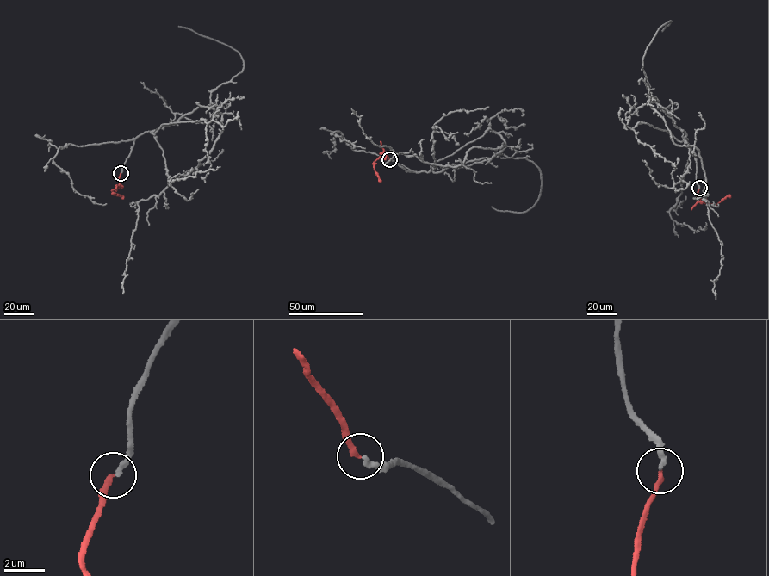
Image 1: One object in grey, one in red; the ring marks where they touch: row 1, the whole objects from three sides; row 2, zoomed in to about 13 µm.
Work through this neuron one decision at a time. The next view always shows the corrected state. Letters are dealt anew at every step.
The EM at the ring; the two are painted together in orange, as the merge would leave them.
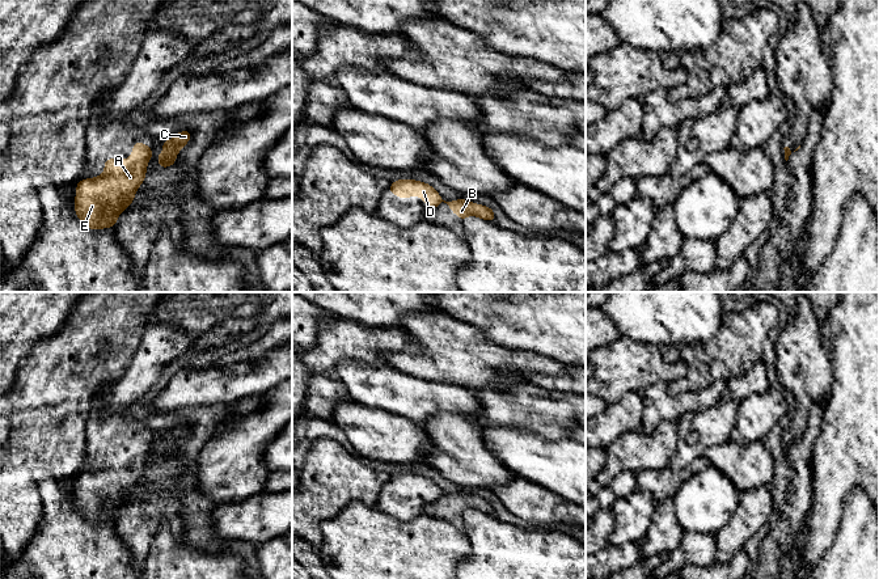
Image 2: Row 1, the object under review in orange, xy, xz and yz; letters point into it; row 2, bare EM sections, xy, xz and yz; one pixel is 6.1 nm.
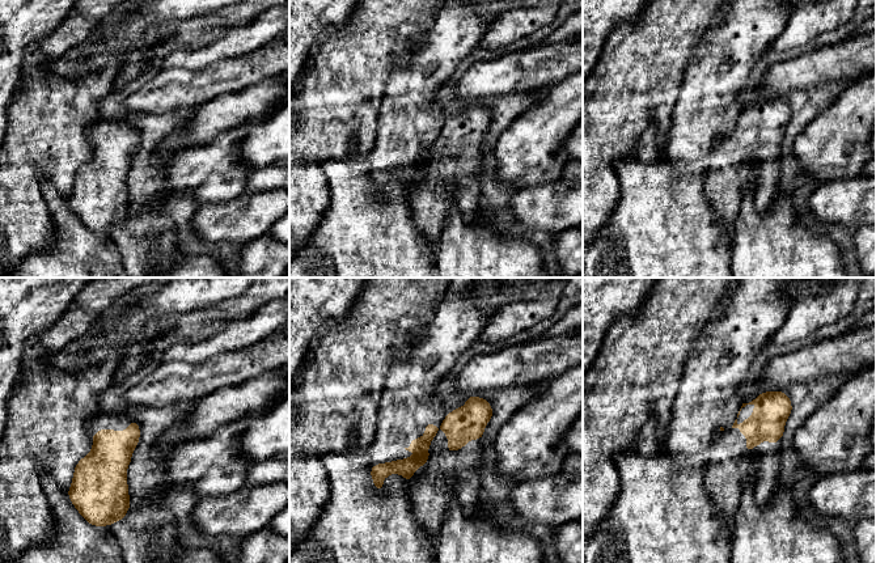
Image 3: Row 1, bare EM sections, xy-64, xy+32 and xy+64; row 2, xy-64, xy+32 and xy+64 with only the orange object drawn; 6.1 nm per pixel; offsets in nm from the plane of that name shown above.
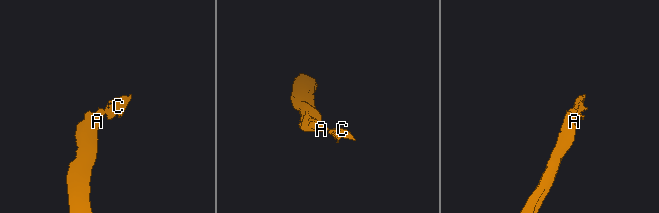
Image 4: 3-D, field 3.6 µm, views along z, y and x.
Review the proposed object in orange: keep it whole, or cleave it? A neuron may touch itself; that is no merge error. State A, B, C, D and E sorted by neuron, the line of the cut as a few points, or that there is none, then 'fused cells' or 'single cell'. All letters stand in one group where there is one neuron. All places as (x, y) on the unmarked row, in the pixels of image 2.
A D E / B C; cut in xy along (151, 443), (148, 449); fused cells

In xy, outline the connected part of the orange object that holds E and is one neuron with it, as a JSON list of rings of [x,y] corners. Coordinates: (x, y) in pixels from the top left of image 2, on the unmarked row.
[[[134,436],[132,449],[126,453],[107,452],[105,465],[97,472],[81,473],[76,479],[75,504],[80,515],[90,523],[115,520],[118,508],[127,502],[143,477],[151,441],[143,436]]]

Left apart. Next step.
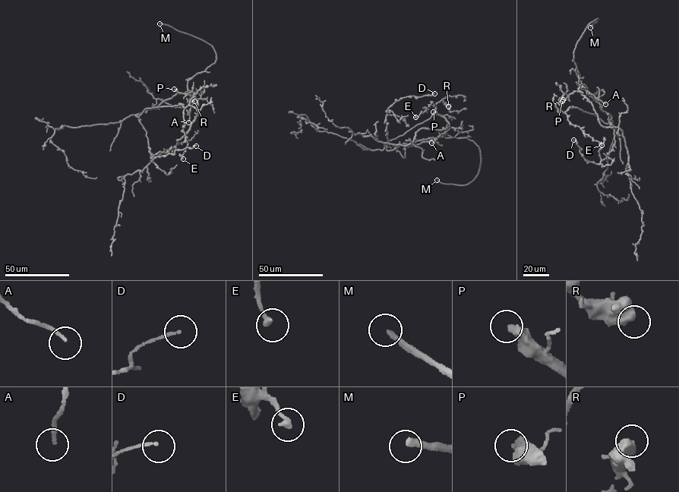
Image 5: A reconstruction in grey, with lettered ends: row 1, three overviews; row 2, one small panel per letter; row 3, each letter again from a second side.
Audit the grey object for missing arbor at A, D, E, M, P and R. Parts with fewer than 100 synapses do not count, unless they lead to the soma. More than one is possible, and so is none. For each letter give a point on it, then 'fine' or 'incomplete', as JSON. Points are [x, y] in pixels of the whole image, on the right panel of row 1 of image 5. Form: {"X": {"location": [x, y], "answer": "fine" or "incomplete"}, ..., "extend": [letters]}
{"A": {"location": [605, 104], "answer": "fine"}, "D": {"location": [573, 140], "answer": "fine"}, "E": {"location": [601, 145], "answer": "fine"}, "M": {"location": [590, 27], "answer": "incomplete"}, "P": {"location": [563, 99], "answer": "incomplete"}, "R": {"location": [562, 101], "answer": "fine"}, "extend": ["M", "P"]}

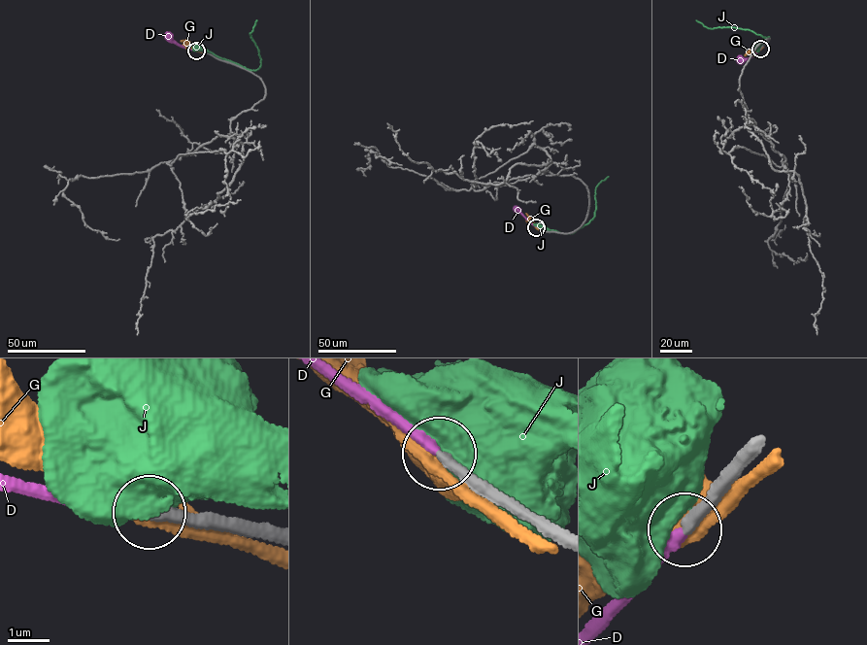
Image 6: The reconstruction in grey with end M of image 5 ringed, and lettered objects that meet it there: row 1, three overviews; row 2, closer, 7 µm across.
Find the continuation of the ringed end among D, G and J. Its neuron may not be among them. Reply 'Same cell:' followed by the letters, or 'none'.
Same cell: D

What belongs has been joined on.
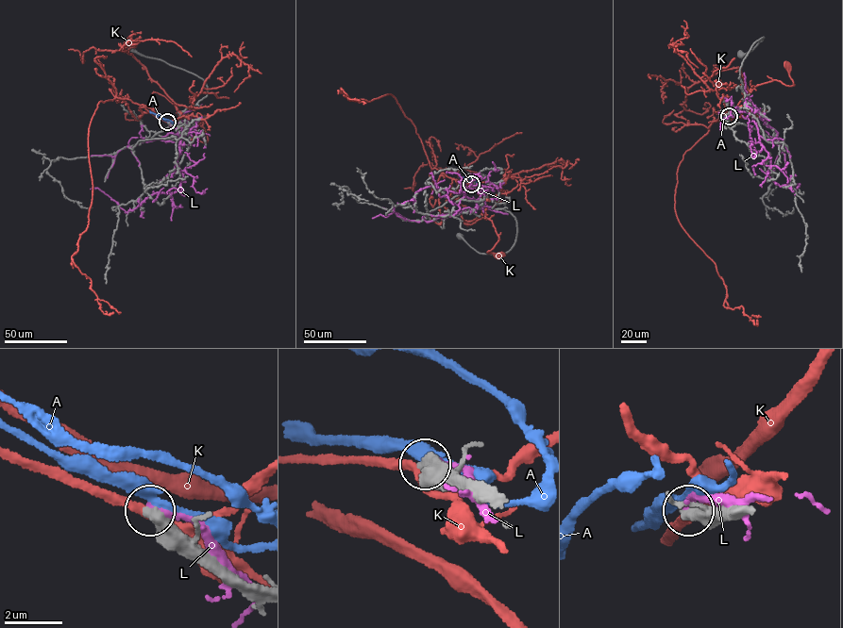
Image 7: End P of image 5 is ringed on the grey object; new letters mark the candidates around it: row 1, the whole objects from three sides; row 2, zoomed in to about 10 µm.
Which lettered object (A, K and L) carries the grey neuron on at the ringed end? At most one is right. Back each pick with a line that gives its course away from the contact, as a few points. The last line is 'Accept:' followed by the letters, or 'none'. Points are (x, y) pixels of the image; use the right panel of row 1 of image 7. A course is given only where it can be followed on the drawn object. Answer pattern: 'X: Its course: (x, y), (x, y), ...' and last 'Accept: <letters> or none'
Accept: none

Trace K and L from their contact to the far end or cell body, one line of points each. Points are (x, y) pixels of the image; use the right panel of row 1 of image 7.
K: (730, 116), (718, 118), (733, 112), (751, 88), (774, 80), (794, 85), (787, 64)
L: (730, 115), (738, 110), (752, 114), (769, 155), (768, 176), (796, 193), (800, 184), (795, 184), (799, 187)

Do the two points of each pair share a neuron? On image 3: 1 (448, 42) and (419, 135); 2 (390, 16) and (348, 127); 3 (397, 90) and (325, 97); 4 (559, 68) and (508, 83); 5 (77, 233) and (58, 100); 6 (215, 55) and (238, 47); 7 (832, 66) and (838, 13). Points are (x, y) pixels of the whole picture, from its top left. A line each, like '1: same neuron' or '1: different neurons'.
1: same neuron
2: same neuron
3: different neurons
4: same neuron
5: different neurons
6: same neuron
7: different neurons

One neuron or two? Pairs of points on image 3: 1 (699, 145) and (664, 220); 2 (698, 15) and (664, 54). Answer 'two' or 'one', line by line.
1: two
2: one

